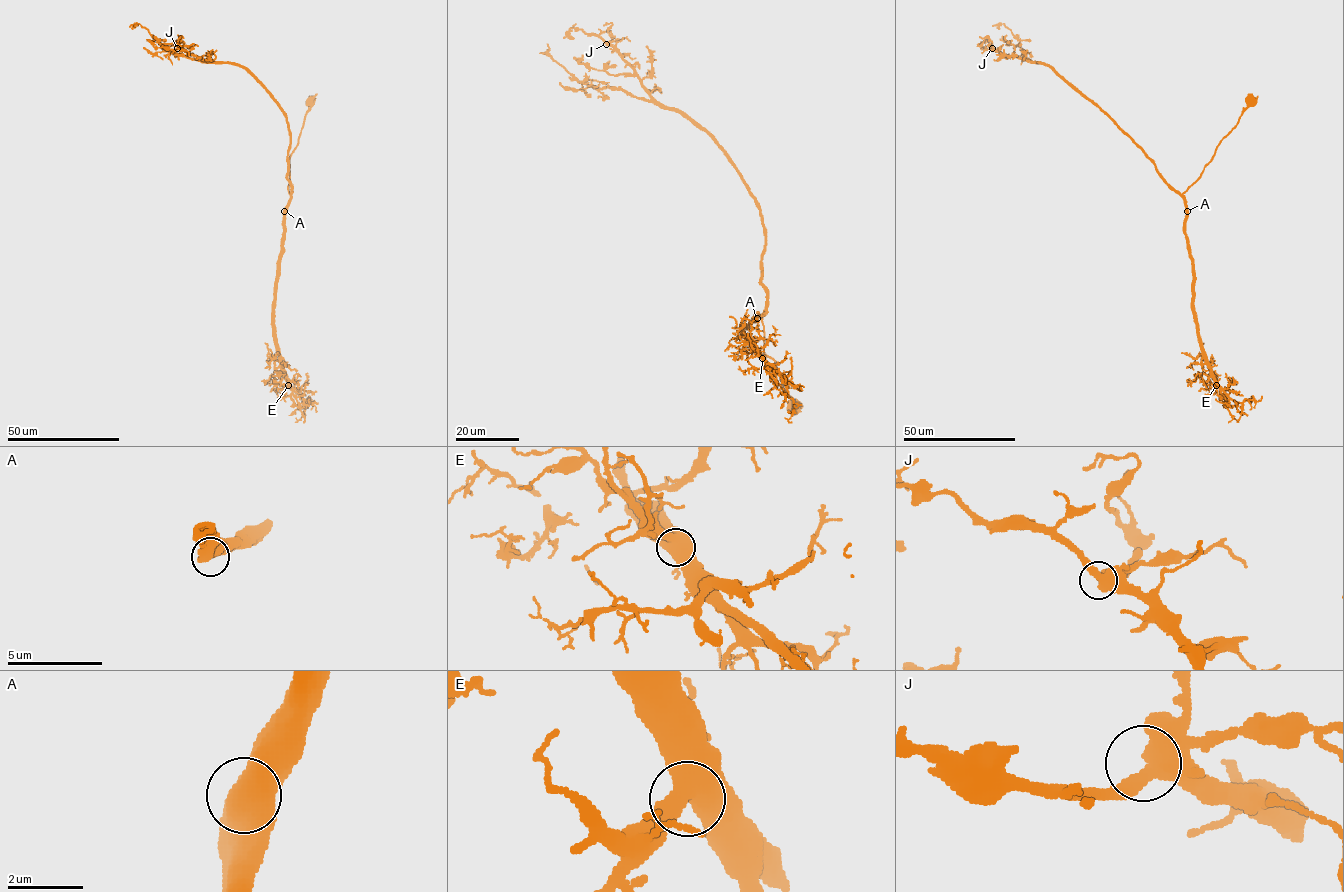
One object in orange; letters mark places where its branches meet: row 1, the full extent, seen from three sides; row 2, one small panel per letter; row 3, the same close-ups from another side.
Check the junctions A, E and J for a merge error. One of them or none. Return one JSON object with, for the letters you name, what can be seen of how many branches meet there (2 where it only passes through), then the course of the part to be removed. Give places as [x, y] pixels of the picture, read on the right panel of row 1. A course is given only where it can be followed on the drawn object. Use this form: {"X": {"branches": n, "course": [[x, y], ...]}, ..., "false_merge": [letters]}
{"false_merge": []}

